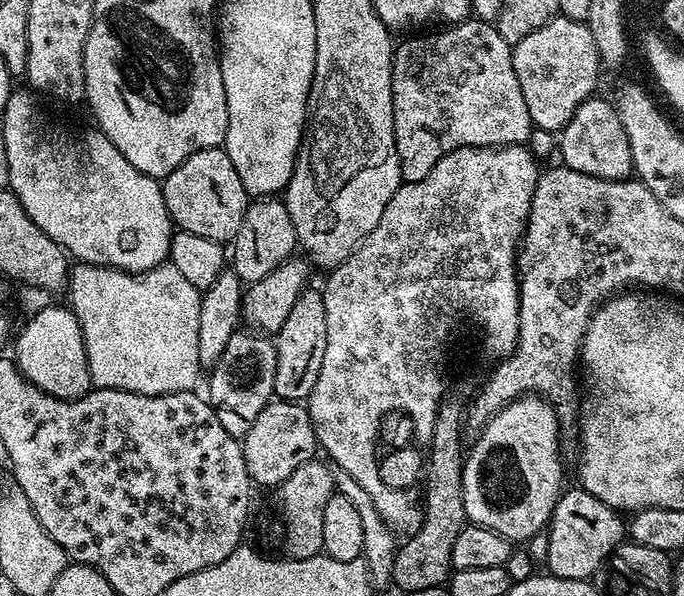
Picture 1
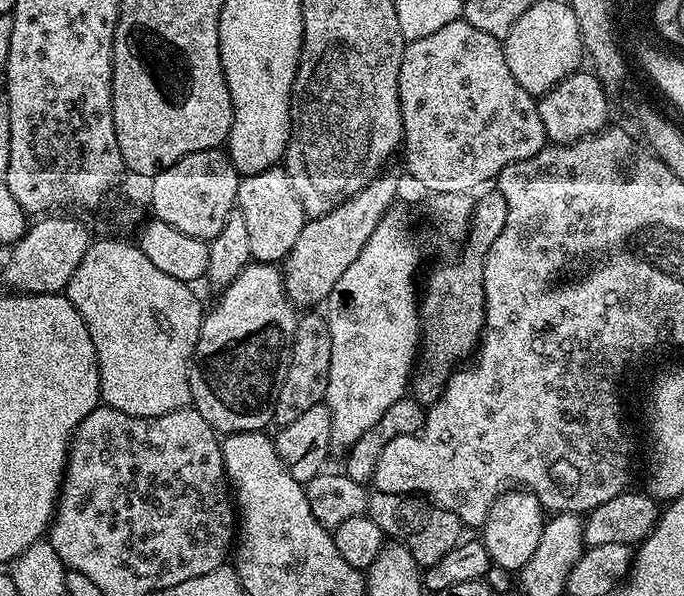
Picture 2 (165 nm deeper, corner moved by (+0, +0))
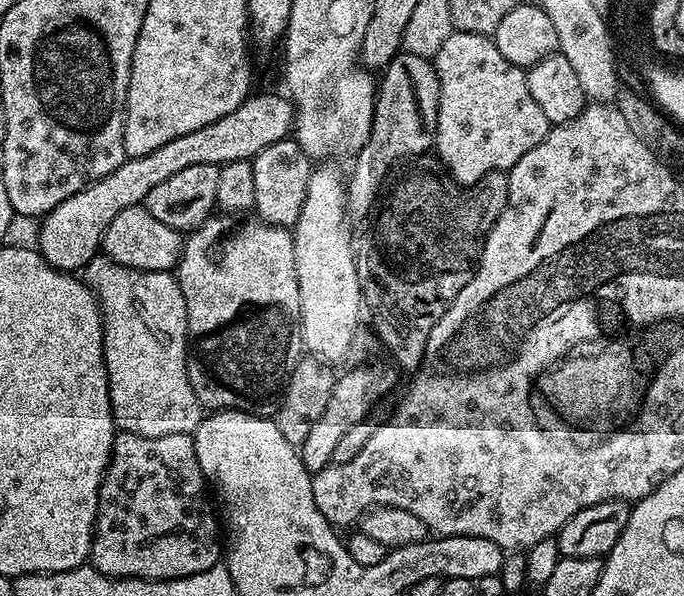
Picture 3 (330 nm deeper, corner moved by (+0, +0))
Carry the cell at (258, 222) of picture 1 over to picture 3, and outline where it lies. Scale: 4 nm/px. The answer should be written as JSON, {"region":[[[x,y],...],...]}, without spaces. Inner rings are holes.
{"region":[[[289,138],[274,142],[274,146],[266,146],[266,150],[262,150],[262,154],[255,156],[251,162],[255,215],[275,228],[291,229],[302,212],[302,202],[306,202],[313,161],[300,149],[296,139]]]}

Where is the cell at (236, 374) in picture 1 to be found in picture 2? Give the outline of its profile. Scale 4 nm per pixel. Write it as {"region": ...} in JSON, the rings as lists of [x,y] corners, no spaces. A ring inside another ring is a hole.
{"region":[[[251,263],[234,282],[223,285],[216,305],[204,313],[192,364],[188,368],[190,404],[217,433],[258,432],[274,420],[278,390],[292,353],[297,309],[284,293],[284,278],[275,264]]]}

